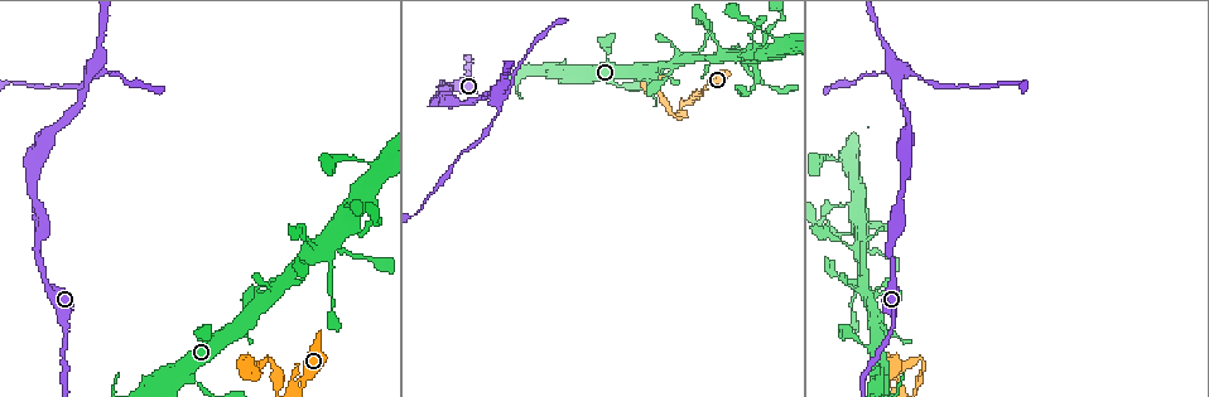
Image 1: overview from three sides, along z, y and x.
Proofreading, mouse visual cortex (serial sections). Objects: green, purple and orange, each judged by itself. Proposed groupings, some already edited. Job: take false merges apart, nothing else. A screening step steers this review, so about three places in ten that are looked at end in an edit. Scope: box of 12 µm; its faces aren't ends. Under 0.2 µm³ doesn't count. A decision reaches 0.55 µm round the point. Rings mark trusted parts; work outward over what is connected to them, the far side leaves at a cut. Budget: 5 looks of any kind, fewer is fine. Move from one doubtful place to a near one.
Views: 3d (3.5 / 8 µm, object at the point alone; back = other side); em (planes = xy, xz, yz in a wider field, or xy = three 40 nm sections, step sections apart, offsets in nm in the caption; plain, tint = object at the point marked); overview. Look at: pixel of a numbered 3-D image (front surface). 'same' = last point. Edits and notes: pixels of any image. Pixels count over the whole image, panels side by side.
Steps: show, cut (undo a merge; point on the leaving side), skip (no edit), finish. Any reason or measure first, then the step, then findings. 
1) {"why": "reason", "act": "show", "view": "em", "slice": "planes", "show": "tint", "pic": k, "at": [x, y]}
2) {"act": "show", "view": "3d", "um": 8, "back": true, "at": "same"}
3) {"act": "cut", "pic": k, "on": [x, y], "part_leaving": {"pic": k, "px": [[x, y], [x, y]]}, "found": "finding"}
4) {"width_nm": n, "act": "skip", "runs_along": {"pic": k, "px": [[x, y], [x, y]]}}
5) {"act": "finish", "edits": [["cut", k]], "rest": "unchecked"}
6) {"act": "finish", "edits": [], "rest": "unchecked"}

{"why": "sharp bend", "act": "show", "view": "3d", "um": 3.5, "back": true, "pic": 1, "at": [270, 360]}

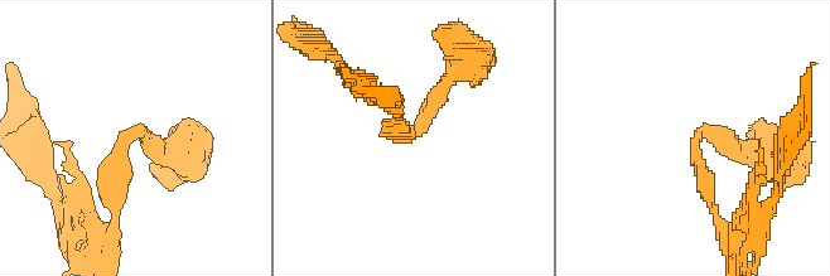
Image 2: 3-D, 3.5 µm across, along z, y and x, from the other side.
{"why": "now the EM", "act": "show", "view": "em", "slice": "planes", "show": "tint", "pic": 2, "at": [407, 138]}

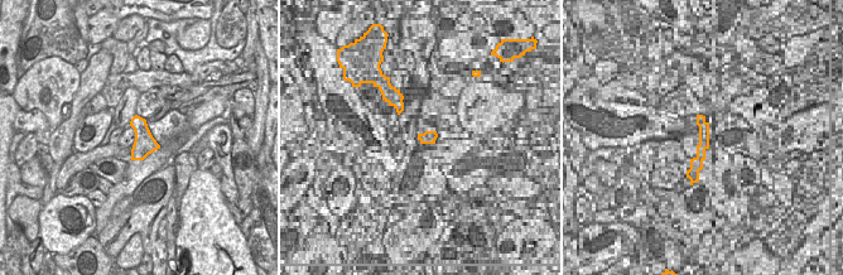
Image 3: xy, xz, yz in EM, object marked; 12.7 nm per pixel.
{"act": "skip", "runs_along": {"pic": 2, "px": [[114, 209], [125, 135], [172, 151]]}, "found": "continuous, no second cell"}

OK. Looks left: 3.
{"why": "arms part here", "act": "show", "view": "3d", "um": 3.5, "pic": 1, "at": [856, 226]}

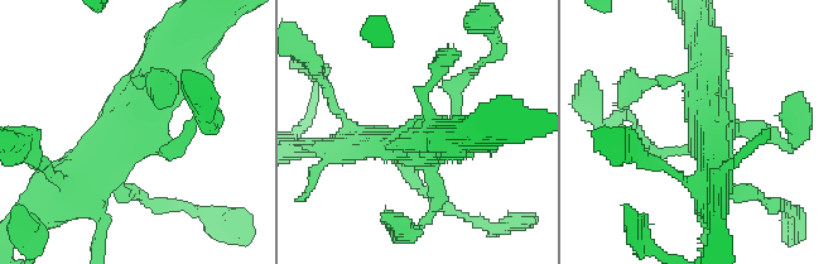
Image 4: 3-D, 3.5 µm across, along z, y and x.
{"why": "shape alone is not enough", "act": "show", "view": "em", "slice": "xy", "step": 1, "show": "tint", "pic": 4, "at": [154, 139]}

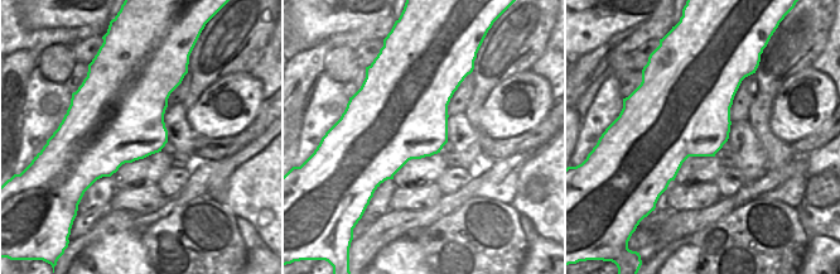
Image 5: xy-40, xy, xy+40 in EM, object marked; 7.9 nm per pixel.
{"act": "skip", "runs_along": {"pic": 4, "px": [[72, 182], [138, 124], [176, 51]]}, "found": "all the same cell"}

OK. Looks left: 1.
{"act": "finish", "edits": [], "rest": "unchecked"}

